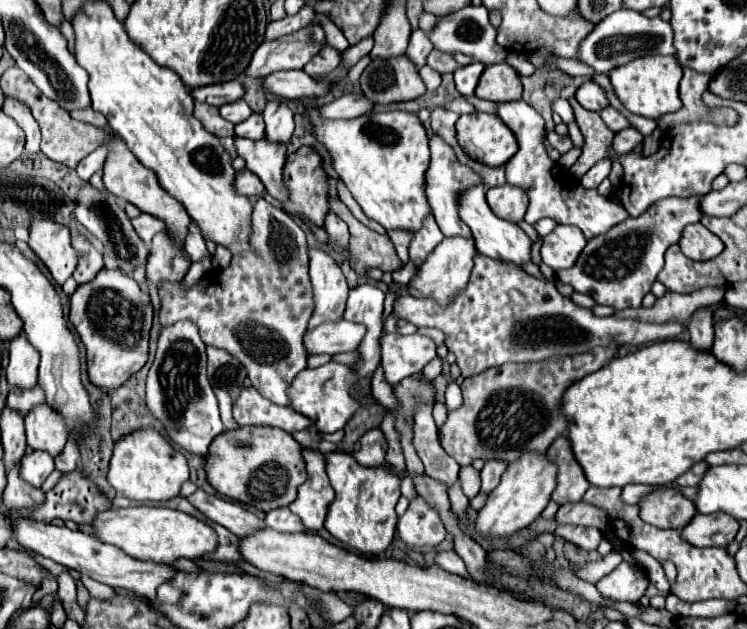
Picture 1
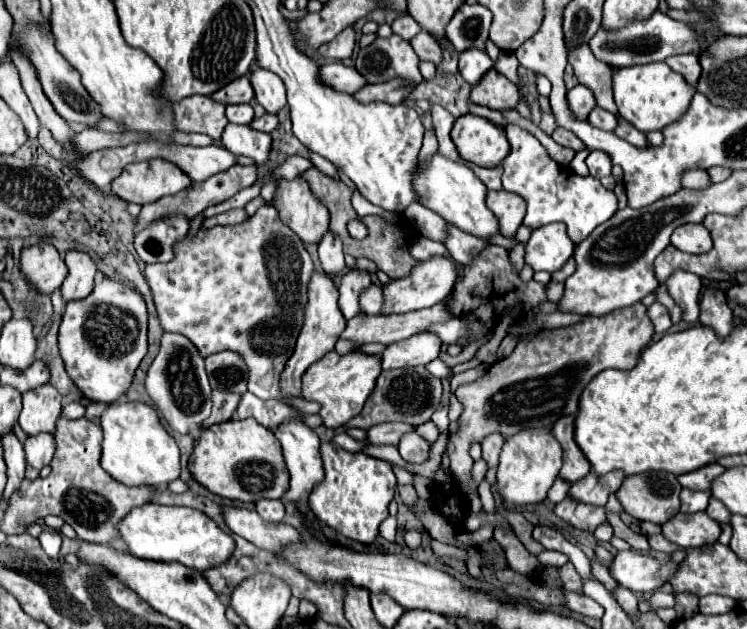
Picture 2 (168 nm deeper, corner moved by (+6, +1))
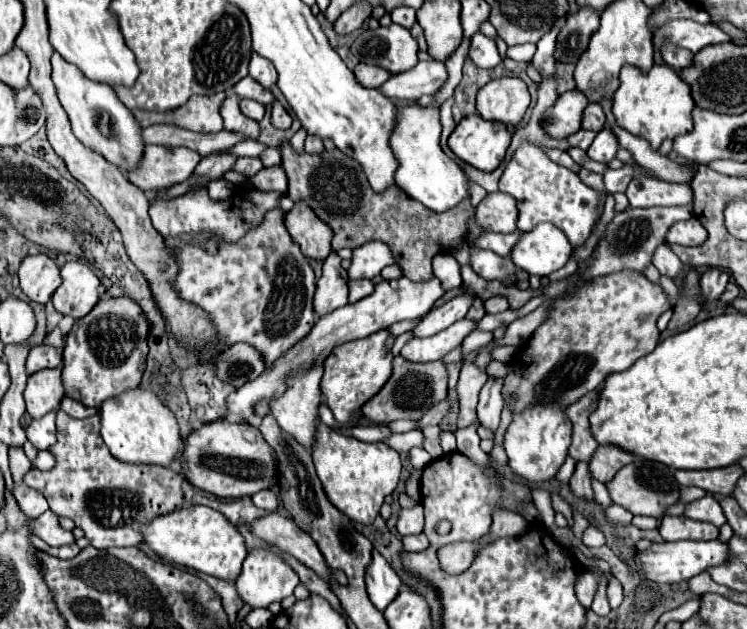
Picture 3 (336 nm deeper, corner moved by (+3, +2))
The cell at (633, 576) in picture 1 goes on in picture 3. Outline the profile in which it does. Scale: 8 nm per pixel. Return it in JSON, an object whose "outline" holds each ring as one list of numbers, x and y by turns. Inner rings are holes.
{"outline":[[675,541,675,543,655,543,647,551,639,553,639,565,645,571,645,577,657,585,677,585,681,581,689,581,691,577,707,571,707,567,715,567,725,563,729,555,729,545,715,541]]}

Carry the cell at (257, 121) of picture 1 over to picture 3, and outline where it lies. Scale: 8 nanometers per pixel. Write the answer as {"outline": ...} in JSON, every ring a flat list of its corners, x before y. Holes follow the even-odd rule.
{"outline":[[275,101,273,103,273,113,271,113,271,123,277,127,277,129,289,129,291,127,291,115,285,111,285,107,279,103,279,101]]}

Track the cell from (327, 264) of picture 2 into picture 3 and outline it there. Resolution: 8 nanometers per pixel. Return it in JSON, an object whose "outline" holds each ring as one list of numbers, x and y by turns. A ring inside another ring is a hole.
{"outline":[[333,251,323,261,323,275,317,281,317,291,313,297,313,311,323,317,347,303,347,277,341,267,339,255]]}

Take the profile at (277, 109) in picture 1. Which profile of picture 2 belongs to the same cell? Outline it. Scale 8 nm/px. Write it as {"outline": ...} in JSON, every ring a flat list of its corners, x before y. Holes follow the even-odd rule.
{"outline":[[252,66,250,82,254,88,256,100,258,100,258,104,264,106,266,114,278,114,286,106,286,88,284,88,284,82,280,80,280,76,276,76,264,68]]}

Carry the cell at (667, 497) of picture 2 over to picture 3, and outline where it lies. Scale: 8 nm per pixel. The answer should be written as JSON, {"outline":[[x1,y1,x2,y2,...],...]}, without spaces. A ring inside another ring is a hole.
{"outline":[[635,459,633,463,621,467,617,475,605,483,609,497,615,505,621,505,629,509,633,515,651,515,651,517,663,517,665,509,679,499,679,483,675,483,673,477,675,469,667,467,657,461,649,459]]}

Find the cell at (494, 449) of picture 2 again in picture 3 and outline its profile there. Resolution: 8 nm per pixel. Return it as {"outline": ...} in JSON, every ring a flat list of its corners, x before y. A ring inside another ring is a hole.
{"outline":[[489,377,479,393,479,405,477,405,477,417,483,427,497,429,499,427,499,415,503,409,503,395,501,395,503,379]]}

